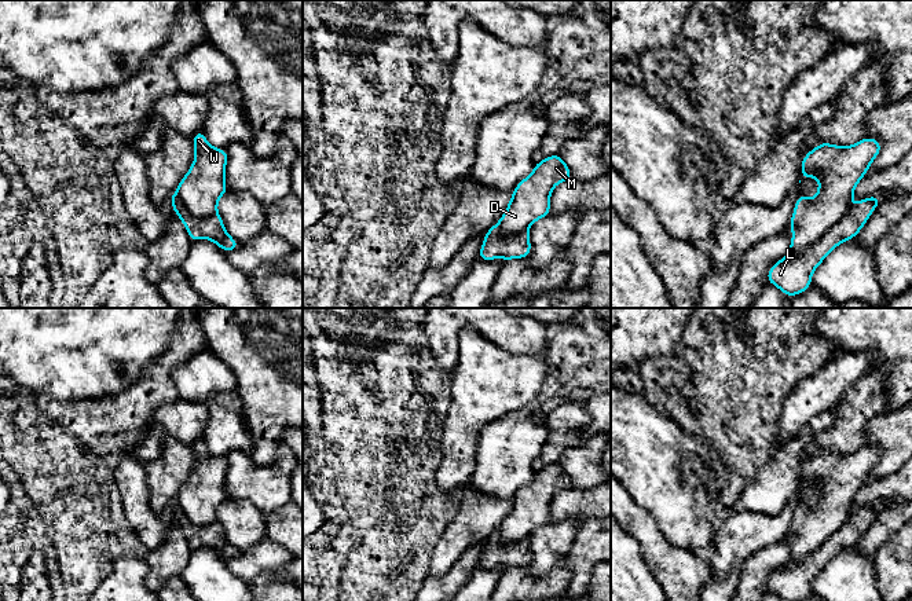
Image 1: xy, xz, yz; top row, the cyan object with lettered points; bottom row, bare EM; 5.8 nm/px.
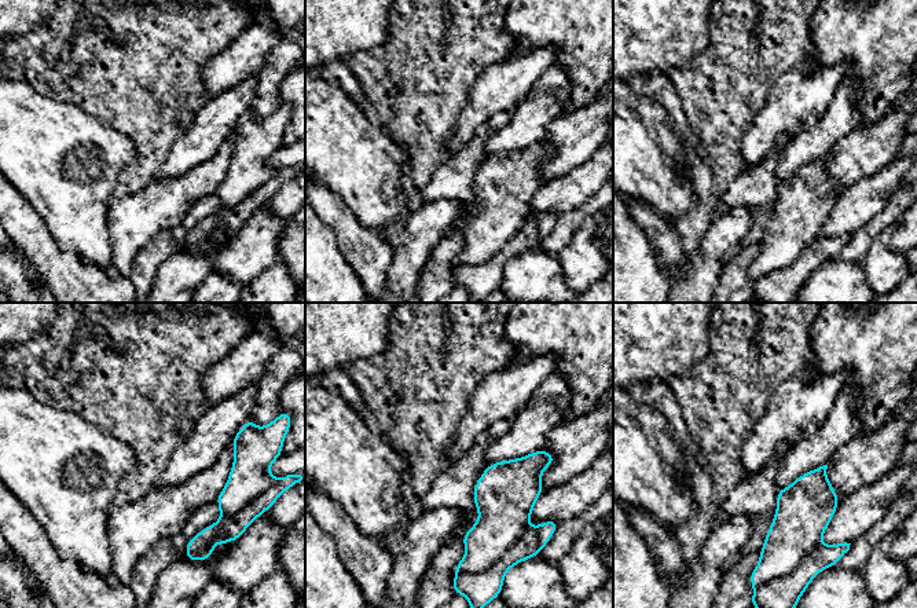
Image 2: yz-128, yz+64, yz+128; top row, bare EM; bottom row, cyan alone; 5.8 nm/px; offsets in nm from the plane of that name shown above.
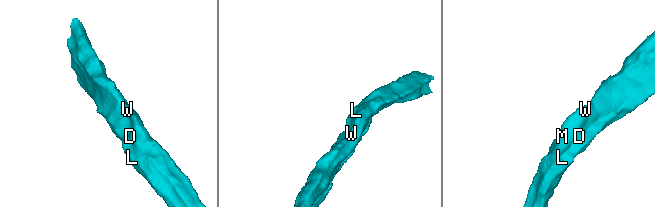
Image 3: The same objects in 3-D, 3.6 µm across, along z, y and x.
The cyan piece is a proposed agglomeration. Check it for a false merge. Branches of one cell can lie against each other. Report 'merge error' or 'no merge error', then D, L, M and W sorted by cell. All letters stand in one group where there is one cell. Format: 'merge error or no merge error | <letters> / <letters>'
merge error | D M W / L

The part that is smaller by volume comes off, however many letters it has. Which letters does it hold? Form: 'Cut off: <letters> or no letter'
Cut off: L

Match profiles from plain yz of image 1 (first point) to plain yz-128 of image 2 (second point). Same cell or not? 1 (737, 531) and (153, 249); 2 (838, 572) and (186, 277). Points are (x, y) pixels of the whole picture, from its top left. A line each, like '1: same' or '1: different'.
1: different
2: different

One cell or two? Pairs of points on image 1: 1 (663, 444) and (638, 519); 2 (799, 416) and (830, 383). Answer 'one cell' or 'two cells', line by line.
1: two cells
2: one cell

